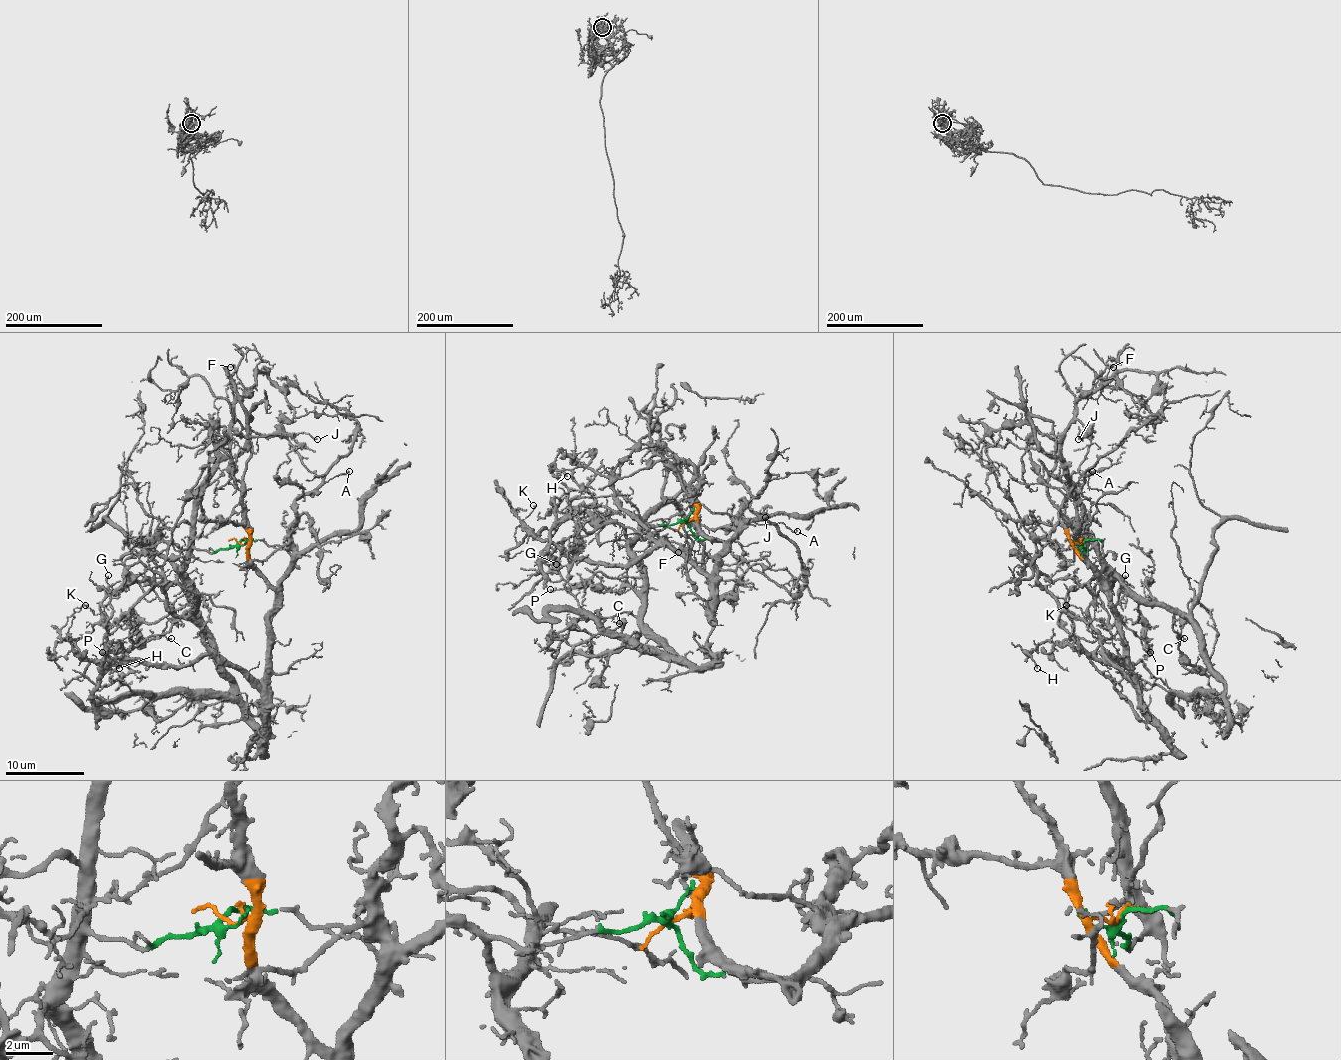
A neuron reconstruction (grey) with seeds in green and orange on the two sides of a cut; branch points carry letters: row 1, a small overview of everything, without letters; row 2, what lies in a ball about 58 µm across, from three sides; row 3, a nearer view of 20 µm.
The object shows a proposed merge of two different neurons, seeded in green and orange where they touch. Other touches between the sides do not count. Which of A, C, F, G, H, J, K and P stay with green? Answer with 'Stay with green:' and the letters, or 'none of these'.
Stay with green: C, F, G, J, P

